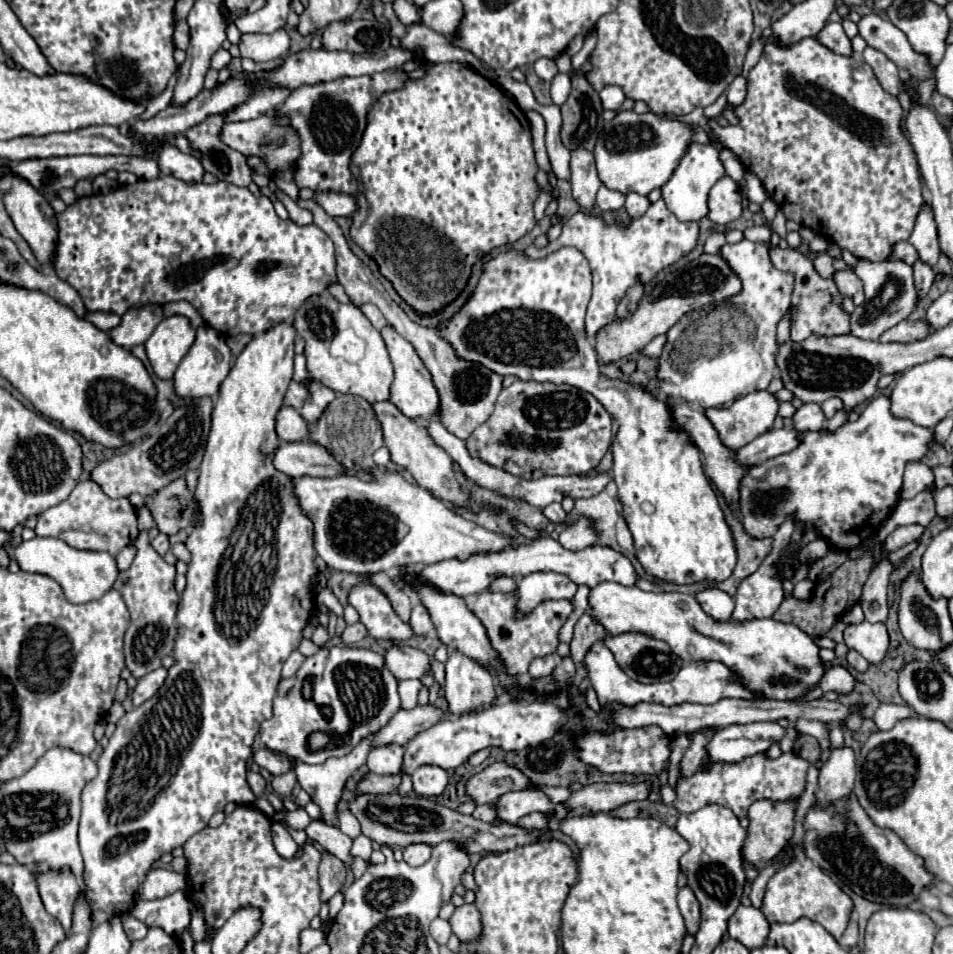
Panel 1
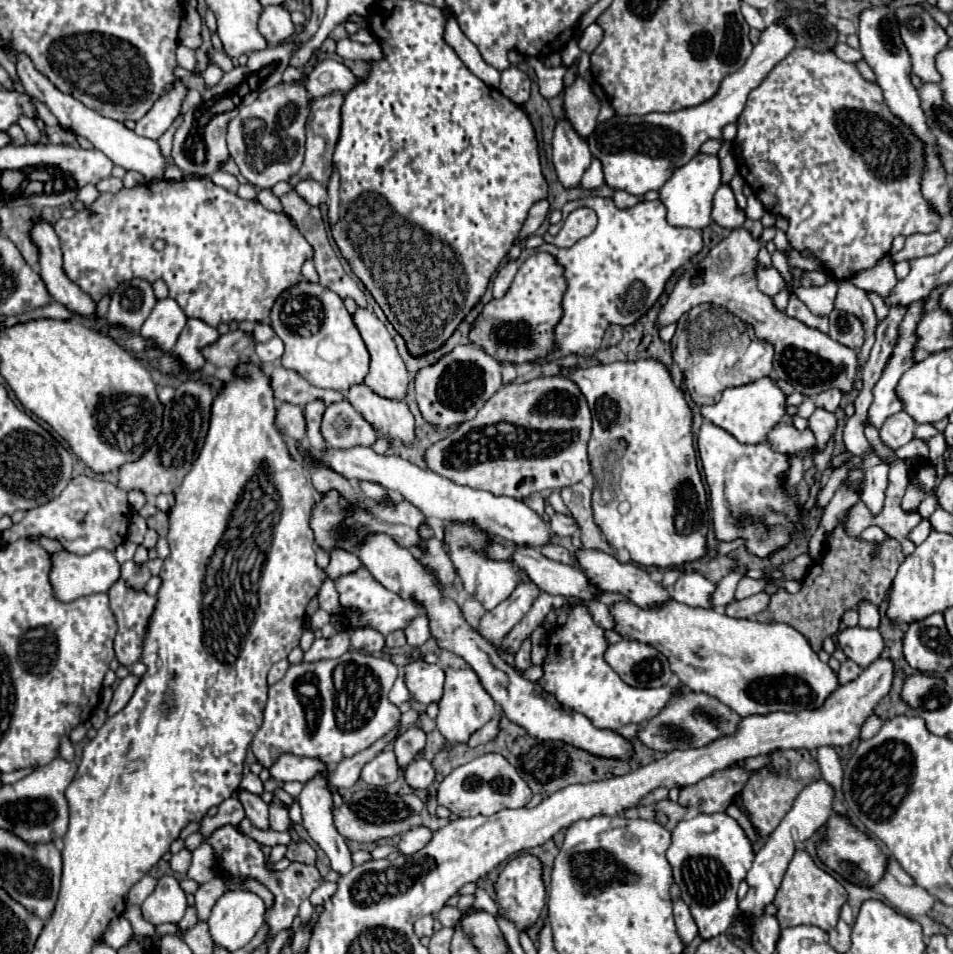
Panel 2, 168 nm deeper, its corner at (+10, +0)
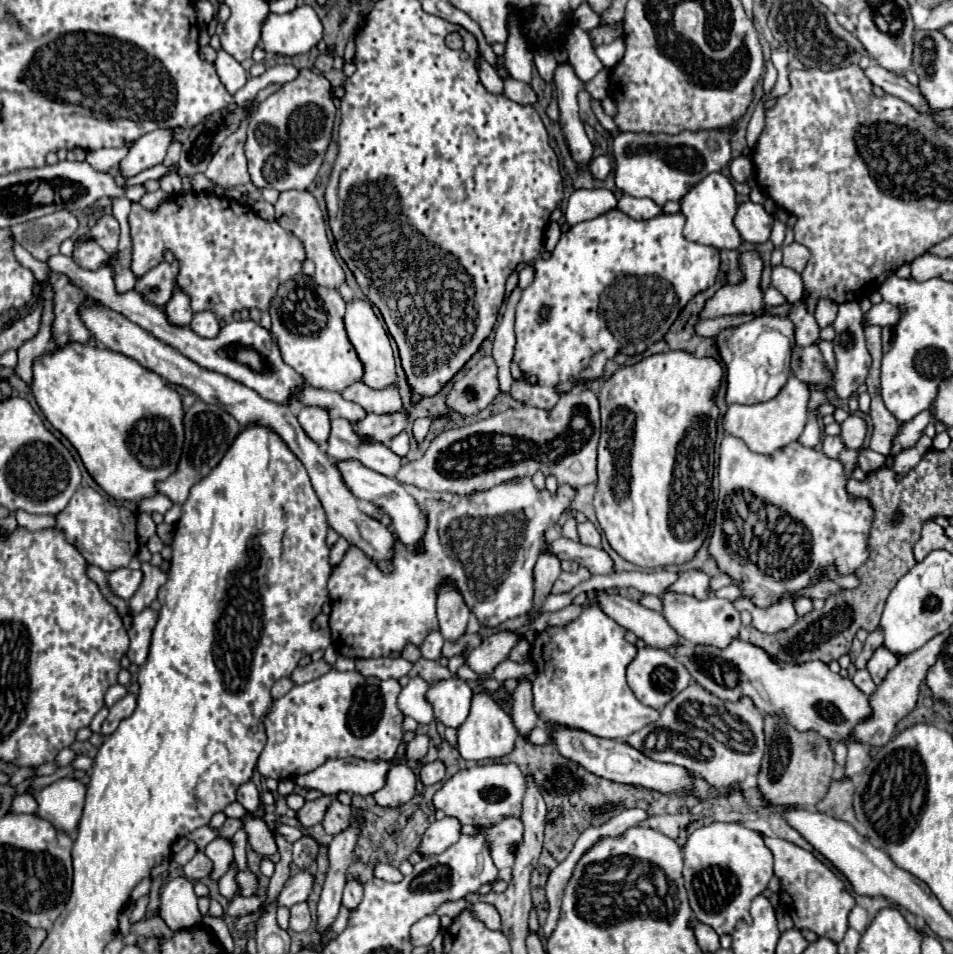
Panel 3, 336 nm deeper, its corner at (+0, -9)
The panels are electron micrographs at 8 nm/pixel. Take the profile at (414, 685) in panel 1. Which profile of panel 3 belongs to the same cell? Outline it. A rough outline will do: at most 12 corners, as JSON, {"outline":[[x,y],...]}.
{"outline":[[410,678],[398,696],[398,708],[418,724],[434,720],[426,700],[430,684]]}

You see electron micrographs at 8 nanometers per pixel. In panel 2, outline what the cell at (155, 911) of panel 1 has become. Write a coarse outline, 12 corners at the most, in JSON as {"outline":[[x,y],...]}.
{"outline":[[162,877],[140,905],[152,925],[178,923],[186,895],[174,877]]}

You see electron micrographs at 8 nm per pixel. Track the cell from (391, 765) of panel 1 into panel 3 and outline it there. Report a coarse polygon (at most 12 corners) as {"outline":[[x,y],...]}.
{"outline":[[394,764],[386,786],[374,794],[384,808],[398,808],[416,794],[416,776]]}

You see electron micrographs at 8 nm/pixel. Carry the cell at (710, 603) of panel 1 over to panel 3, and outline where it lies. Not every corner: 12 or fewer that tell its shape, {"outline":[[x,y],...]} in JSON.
{"outline":[[682,570],[666,590],[708,598],[710,578],[702,570]]}

